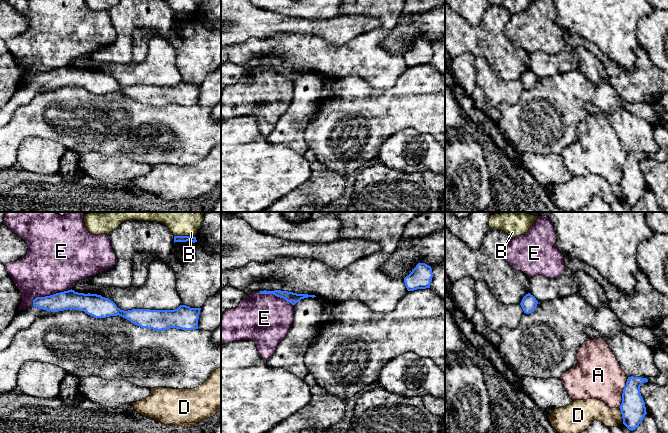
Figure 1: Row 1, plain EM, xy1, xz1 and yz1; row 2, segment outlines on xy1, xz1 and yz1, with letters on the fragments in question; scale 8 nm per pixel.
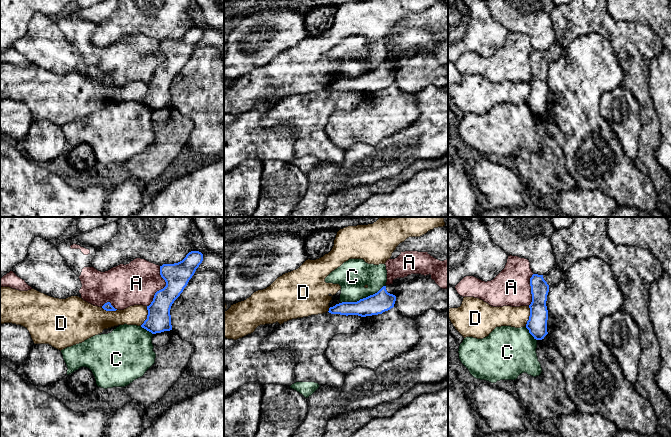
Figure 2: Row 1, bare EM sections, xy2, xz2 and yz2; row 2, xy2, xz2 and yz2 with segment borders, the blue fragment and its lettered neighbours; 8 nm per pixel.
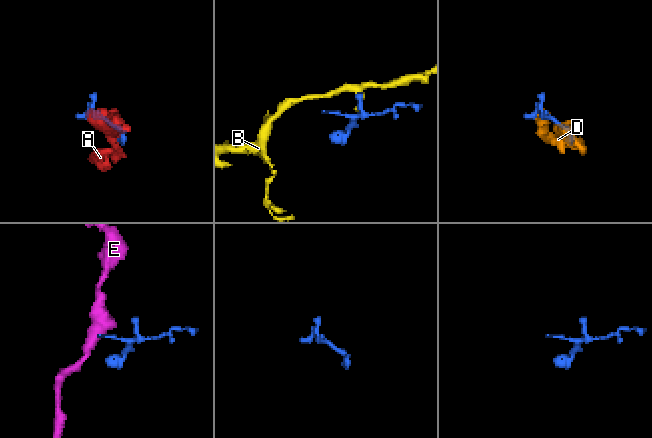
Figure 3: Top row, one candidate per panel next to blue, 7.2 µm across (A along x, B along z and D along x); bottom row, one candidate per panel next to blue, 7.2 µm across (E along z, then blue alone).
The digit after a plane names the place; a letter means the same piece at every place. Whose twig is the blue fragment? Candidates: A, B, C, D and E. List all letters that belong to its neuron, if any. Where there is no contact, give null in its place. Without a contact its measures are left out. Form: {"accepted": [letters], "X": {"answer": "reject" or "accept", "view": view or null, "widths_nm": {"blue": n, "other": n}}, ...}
{"accepted": [], "A": {"answer": "reject", "view": "xy2", "widths_nm": {"blue": 200, "other": 340}}, "B": {"answer": "reject", "view": "xy1", "widths_nm": {"blue": 50, "other": 100}}, "C": {"answer": "reject", "view": "xz2", "widths_nm": {"blue": 170, "other": 240}}, "D": {"answer": "reject", "view": "xy2", "widths_nm": {"blue": 190, "other": 160}}, "E": {"answer": "reject", "view": "xy1", "widths_nm": {"blue": 150, "other": 460}}}

